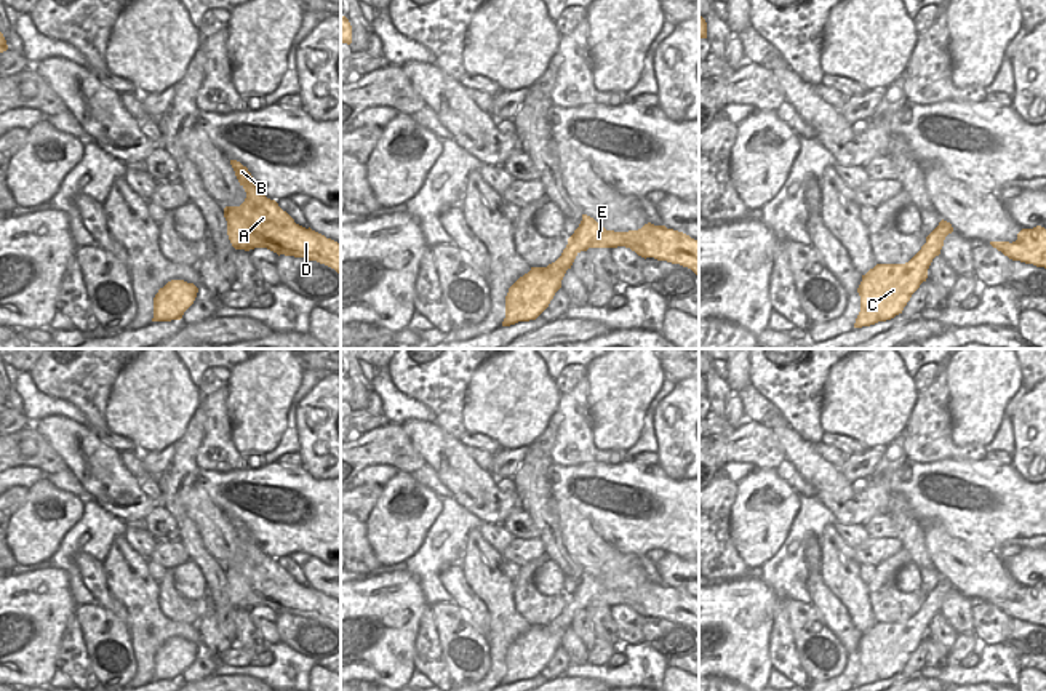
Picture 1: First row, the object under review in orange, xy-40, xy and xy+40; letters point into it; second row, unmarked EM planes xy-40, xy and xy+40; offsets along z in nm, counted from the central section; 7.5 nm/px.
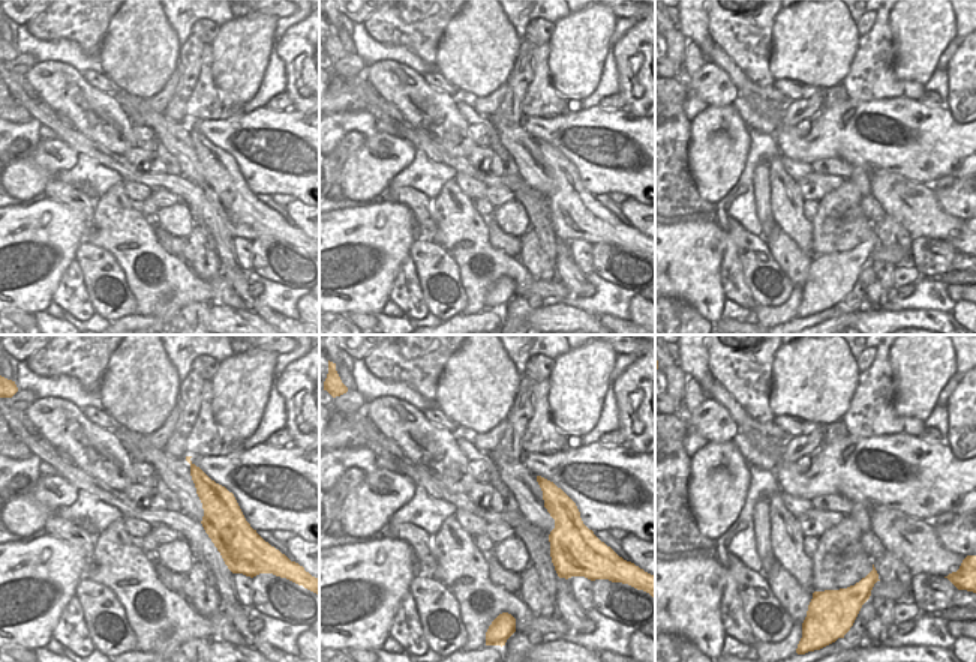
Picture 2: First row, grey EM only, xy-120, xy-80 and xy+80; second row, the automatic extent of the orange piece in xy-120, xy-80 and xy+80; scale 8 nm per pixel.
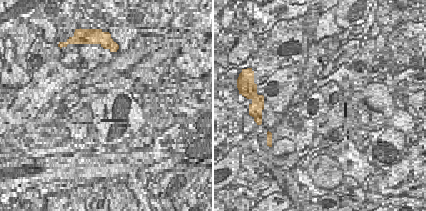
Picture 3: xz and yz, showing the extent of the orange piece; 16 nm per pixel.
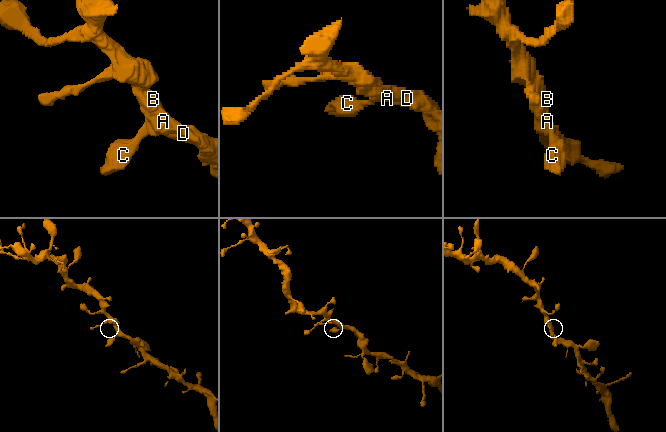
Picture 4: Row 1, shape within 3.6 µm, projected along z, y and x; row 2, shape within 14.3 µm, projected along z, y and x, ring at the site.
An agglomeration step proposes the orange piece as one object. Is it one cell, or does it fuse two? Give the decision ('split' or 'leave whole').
leave whole

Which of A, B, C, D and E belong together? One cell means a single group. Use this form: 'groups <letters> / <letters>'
groups A B C D E

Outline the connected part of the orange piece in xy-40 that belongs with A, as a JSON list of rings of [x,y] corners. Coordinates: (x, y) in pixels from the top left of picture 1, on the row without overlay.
[[[230,518],[246,557],[240,565],[226,565],[227,593],[235,608],[267,606],[273,611],[317,619],[341,633],[341,601],[305,587],[267,557],[254,536],[237,518]]]

